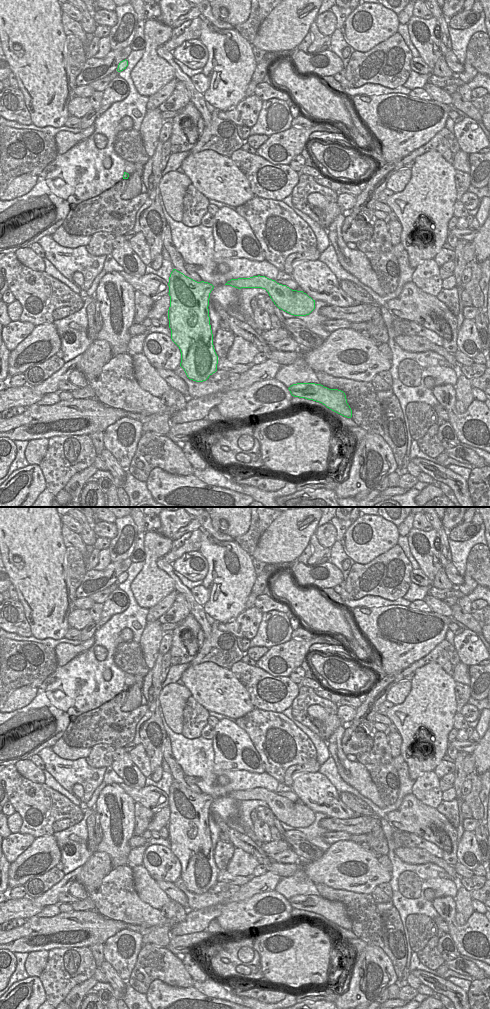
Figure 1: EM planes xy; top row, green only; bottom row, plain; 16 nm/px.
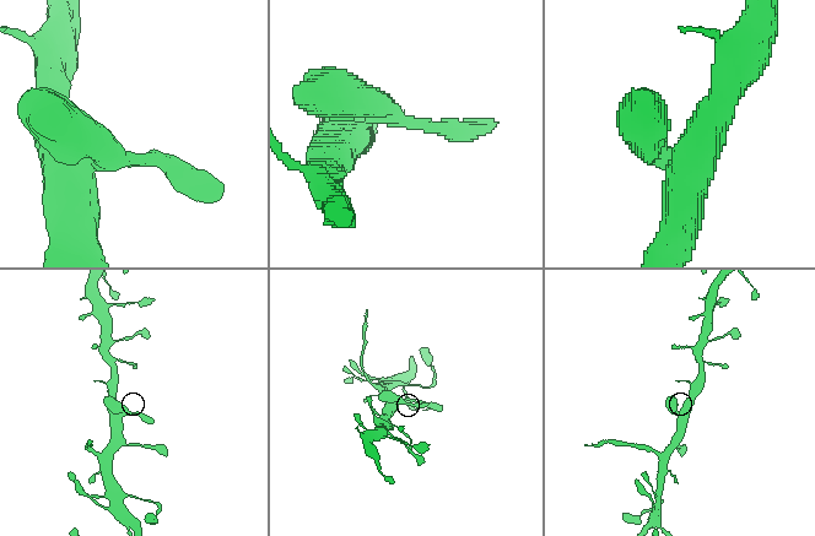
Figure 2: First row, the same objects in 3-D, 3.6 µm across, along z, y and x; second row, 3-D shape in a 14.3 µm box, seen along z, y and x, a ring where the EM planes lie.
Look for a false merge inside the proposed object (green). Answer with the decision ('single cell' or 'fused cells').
single cell

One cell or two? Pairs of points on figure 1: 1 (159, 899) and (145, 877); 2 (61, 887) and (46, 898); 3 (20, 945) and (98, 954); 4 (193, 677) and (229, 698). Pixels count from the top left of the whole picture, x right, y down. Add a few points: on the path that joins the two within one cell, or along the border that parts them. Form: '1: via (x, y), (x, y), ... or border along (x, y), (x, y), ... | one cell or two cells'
1: via (154, 894), (145, 885), (145, 882) | one cell
2: via (57, 889), (50, 896) | one cell
3: border along (103, 943), (95, 943), (89, 947) | two cells
4: via (202, 680), (206, 681), (220, 693) | one cell

